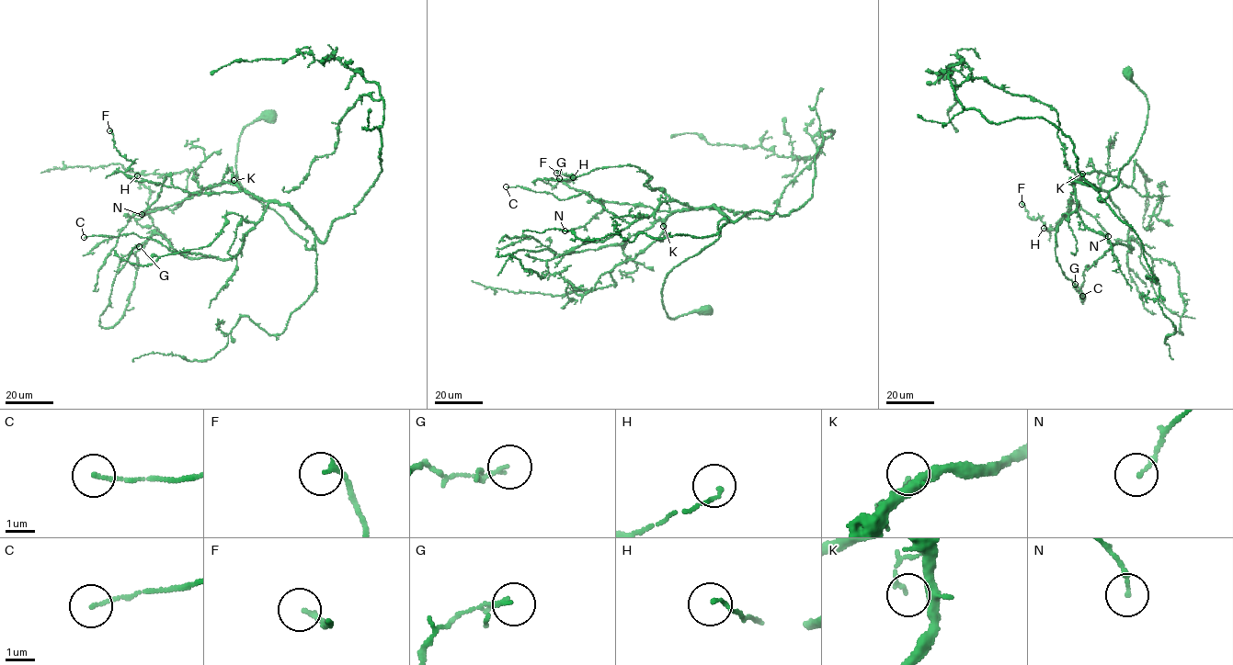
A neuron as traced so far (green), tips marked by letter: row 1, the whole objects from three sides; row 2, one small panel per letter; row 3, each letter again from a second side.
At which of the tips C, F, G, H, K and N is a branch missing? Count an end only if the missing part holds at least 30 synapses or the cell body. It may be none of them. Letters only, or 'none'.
none

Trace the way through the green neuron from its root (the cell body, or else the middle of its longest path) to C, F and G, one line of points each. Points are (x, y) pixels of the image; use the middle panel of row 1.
C: (706, 309), (671, 319), (661, 293), (718, 239), (718, 209), (666, 200), (630, 224), (585, 192), (506, 186)
F: (706, 309), (671, 319), (662, 288), (718, 239), (724, 213), (602, 201), (556, 173)
G: (706, 309), (671, 319), (662, 288), (718, 239), (724, 213), (652, 189), (629, 164), (544, 178), (559, 178)

